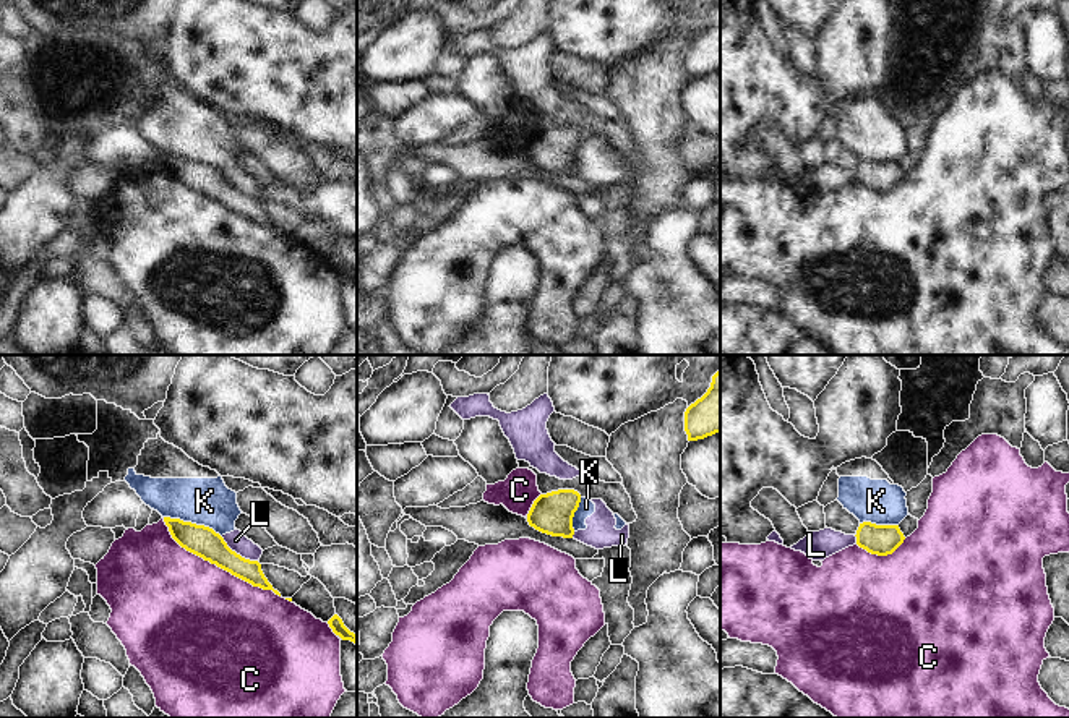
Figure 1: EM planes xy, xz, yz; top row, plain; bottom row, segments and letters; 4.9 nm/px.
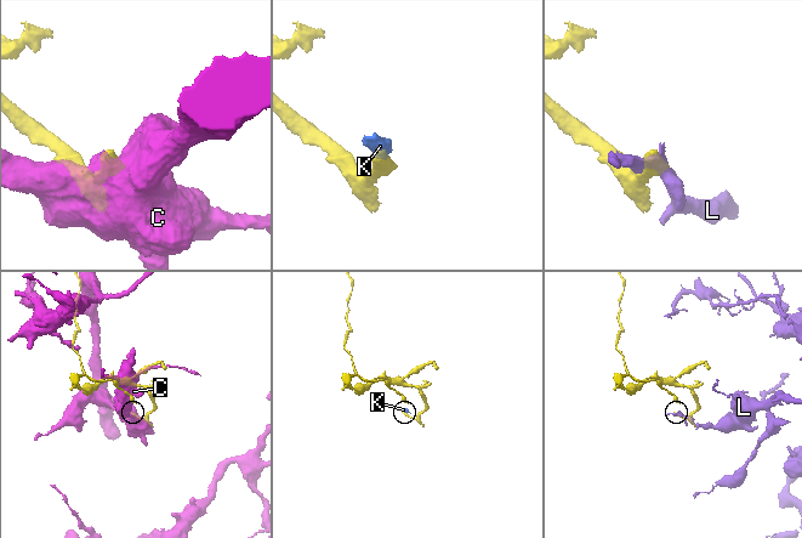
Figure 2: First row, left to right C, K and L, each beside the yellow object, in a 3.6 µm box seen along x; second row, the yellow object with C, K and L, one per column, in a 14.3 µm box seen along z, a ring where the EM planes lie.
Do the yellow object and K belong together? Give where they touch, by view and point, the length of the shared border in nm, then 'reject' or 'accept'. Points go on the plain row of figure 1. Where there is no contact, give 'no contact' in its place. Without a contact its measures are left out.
meets yellow in xy at (193, 161); contact 300 nm long; reject

